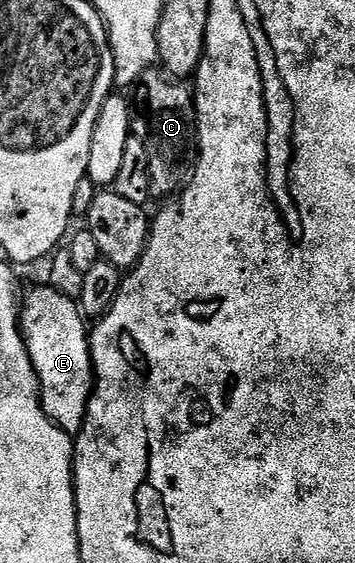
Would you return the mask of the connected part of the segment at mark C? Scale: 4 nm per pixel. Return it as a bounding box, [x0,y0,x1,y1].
[132,67,198,199]

